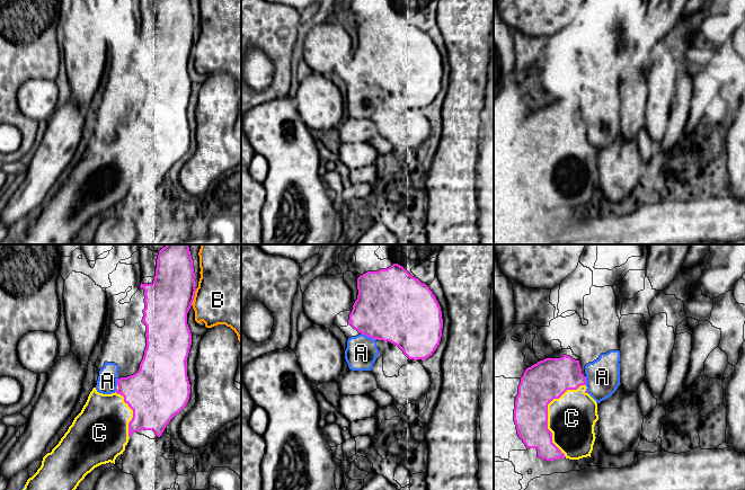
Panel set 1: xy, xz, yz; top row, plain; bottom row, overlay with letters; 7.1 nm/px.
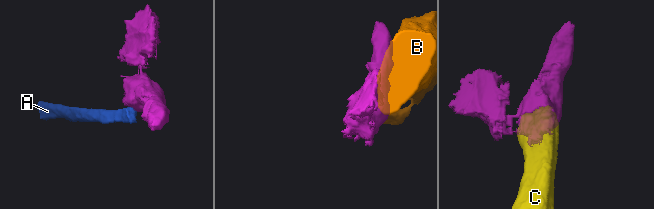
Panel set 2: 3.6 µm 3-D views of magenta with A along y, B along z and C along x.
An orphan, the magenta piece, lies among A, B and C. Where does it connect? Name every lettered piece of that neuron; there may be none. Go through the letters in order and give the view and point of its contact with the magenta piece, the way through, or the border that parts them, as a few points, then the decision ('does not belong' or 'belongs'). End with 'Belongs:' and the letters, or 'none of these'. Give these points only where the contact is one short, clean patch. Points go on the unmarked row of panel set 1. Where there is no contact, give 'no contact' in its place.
A: xz (367, 83) | along xz (361, 80), (374, 88) | does not belong
B: xy (194, 43) | does not belong
C: yz (547, 160) | belongs
Belongs: C

